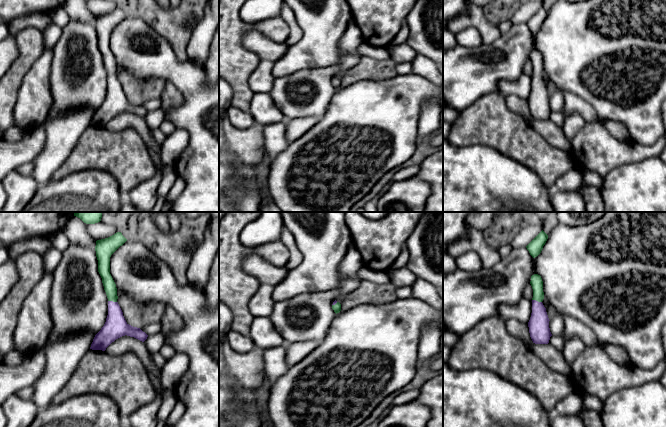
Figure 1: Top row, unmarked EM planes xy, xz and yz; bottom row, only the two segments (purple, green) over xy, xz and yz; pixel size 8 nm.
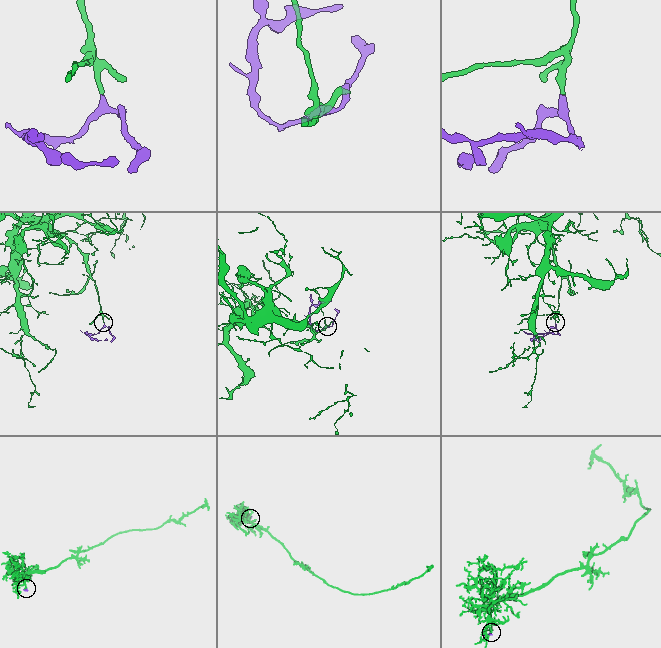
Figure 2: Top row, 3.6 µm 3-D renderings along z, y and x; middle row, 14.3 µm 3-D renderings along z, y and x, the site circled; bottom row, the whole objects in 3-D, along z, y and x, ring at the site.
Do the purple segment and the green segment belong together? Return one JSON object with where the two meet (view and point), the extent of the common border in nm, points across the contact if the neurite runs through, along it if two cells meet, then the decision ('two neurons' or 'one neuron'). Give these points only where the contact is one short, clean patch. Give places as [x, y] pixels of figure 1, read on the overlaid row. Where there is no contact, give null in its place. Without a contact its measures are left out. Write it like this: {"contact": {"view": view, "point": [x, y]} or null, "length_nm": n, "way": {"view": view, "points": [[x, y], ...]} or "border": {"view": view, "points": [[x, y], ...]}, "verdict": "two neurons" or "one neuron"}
{"contact": {"view": "yz", "point": [537, 301]}, "length_nm": 80, "way": {"view": "yz", "points": [[539, 330], [537, 301], [536, 282]]}, "verdict": "one neuron"}

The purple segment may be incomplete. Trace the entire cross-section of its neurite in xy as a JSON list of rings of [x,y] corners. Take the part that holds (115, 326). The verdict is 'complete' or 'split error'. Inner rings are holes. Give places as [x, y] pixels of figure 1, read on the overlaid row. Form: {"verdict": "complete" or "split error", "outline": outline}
{"verdict": "split error", "outline": [[[121,232],[96,241],[95,251],[98,260],[98,272],[102,278],[108,298],[108,315],[104,326],[93,339],[90,347],[92,350],[105,351],[112,342],[125,335],[134,337],[142,342],[148,337],[140,328],[133,327],[126,322],[117,302],[116,284],[110,274],[110,257],[126,241],[127,239]]]}

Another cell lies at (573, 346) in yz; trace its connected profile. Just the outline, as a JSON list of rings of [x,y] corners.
[[[573,336],[565,341],[565,347],[562,352],[565,361],[571,366],[585,346],[586,344],[577,336]]]

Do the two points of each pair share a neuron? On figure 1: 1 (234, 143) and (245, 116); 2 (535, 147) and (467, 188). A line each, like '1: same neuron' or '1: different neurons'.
1: different neurons
2: different neurons

